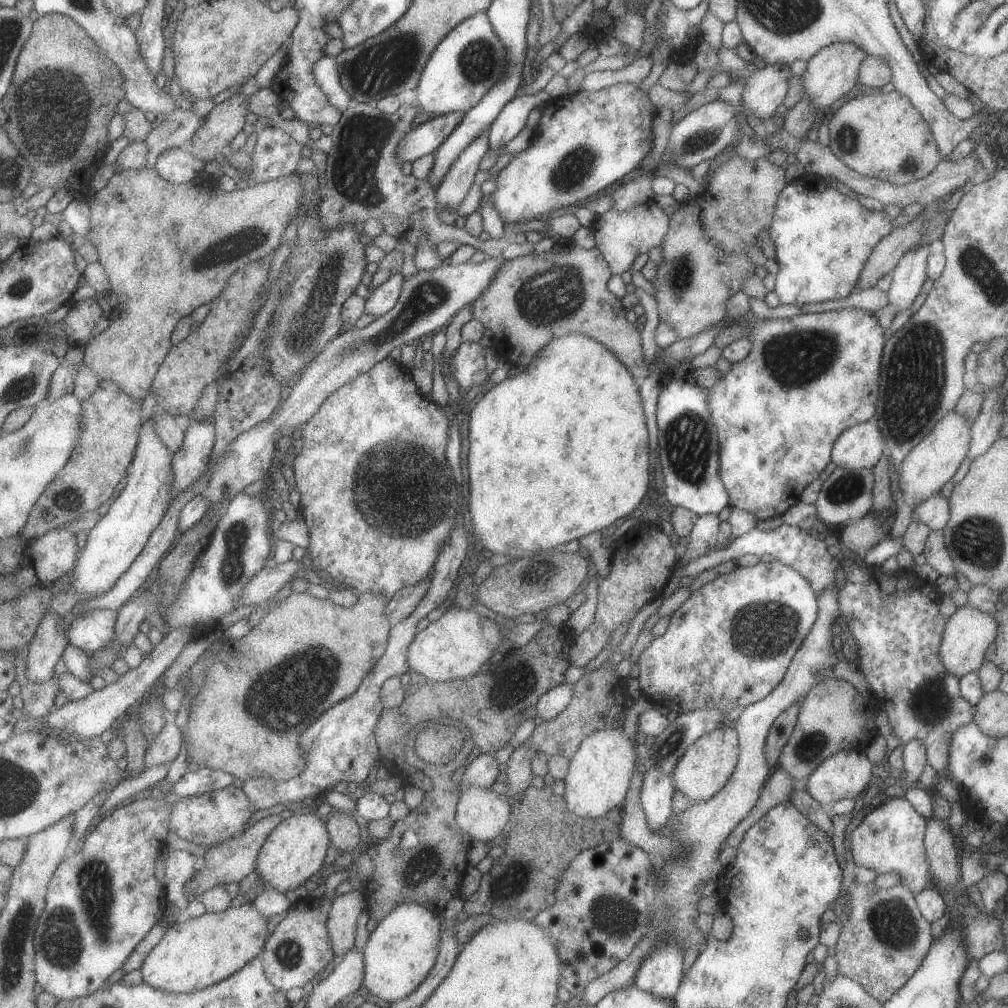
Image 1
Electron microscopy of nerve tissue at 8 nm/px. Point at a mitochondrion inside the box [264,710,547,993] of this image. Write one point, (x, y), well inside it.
(287, 954)

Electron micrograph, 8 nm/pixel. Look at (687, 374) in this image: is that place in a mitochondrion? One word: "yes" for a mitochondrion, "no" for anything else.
no

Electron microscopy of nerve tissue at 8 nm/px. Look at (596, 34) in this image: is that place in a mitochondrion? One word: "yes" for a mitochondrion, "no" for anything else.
no

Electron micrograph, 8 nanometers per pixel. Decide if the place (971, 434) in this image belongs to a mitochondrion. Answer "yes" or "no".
no

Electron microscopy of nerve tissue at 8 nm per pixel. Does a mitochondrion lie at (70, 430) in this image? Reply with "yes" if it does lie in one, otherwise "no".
no

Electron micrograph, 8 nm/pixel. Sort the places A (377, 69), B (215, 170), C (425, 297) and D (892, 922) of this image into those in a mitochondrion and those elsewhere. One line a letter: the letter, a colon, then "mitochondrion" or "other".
A: mitochondrion
B: other
C: mitochondrion
D: mitochondrion

